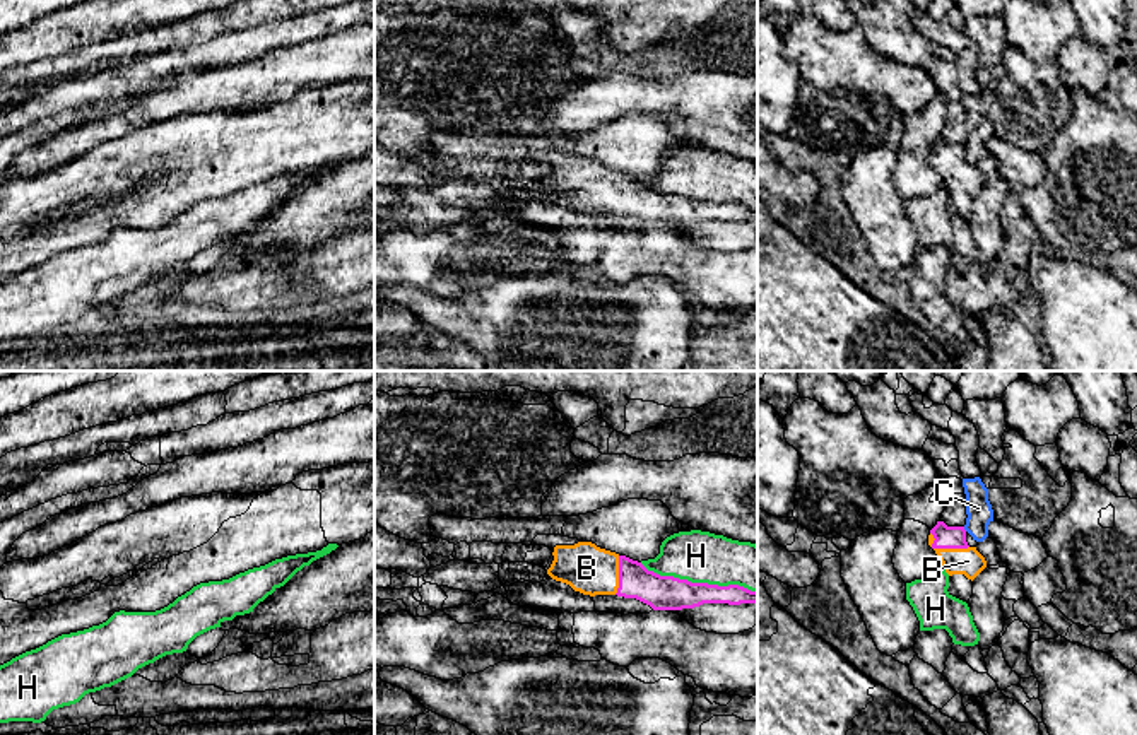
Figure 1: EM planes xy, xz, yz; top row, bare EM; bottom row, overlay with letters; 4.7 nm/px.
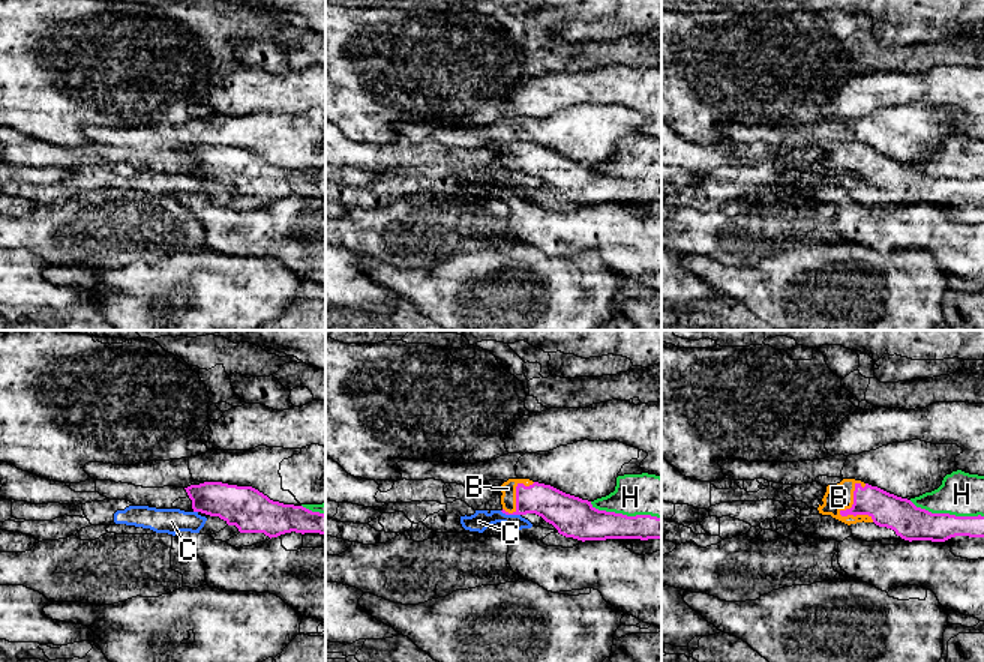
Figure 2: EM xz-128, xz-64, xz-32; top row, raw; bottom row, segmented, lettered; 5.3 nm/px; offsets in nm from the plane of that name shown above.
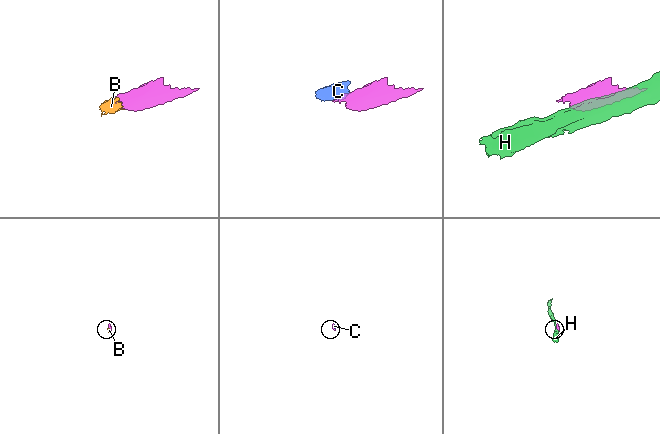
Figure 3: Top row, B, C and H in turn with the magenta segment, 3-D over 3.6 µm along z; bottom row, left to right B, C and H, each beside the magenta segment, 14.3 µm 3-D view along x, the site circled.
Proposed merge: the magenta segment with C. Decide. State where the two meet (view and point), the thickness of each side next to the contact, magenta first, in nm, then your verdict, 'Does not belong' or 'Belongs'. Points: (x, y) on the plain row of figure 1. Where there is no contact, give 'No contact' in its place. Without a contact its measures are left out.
Touches magenta at yz (963, 146). Thickness 110 nm (magenta) against 120 nm. Does not belong

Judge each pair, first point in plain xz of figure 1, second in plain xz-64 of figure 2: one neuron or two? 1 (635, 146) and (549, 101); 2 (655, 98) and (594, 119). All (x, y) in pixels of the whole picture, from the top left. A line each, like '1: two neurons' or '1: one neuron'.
1: two neurons
2: two neurons

